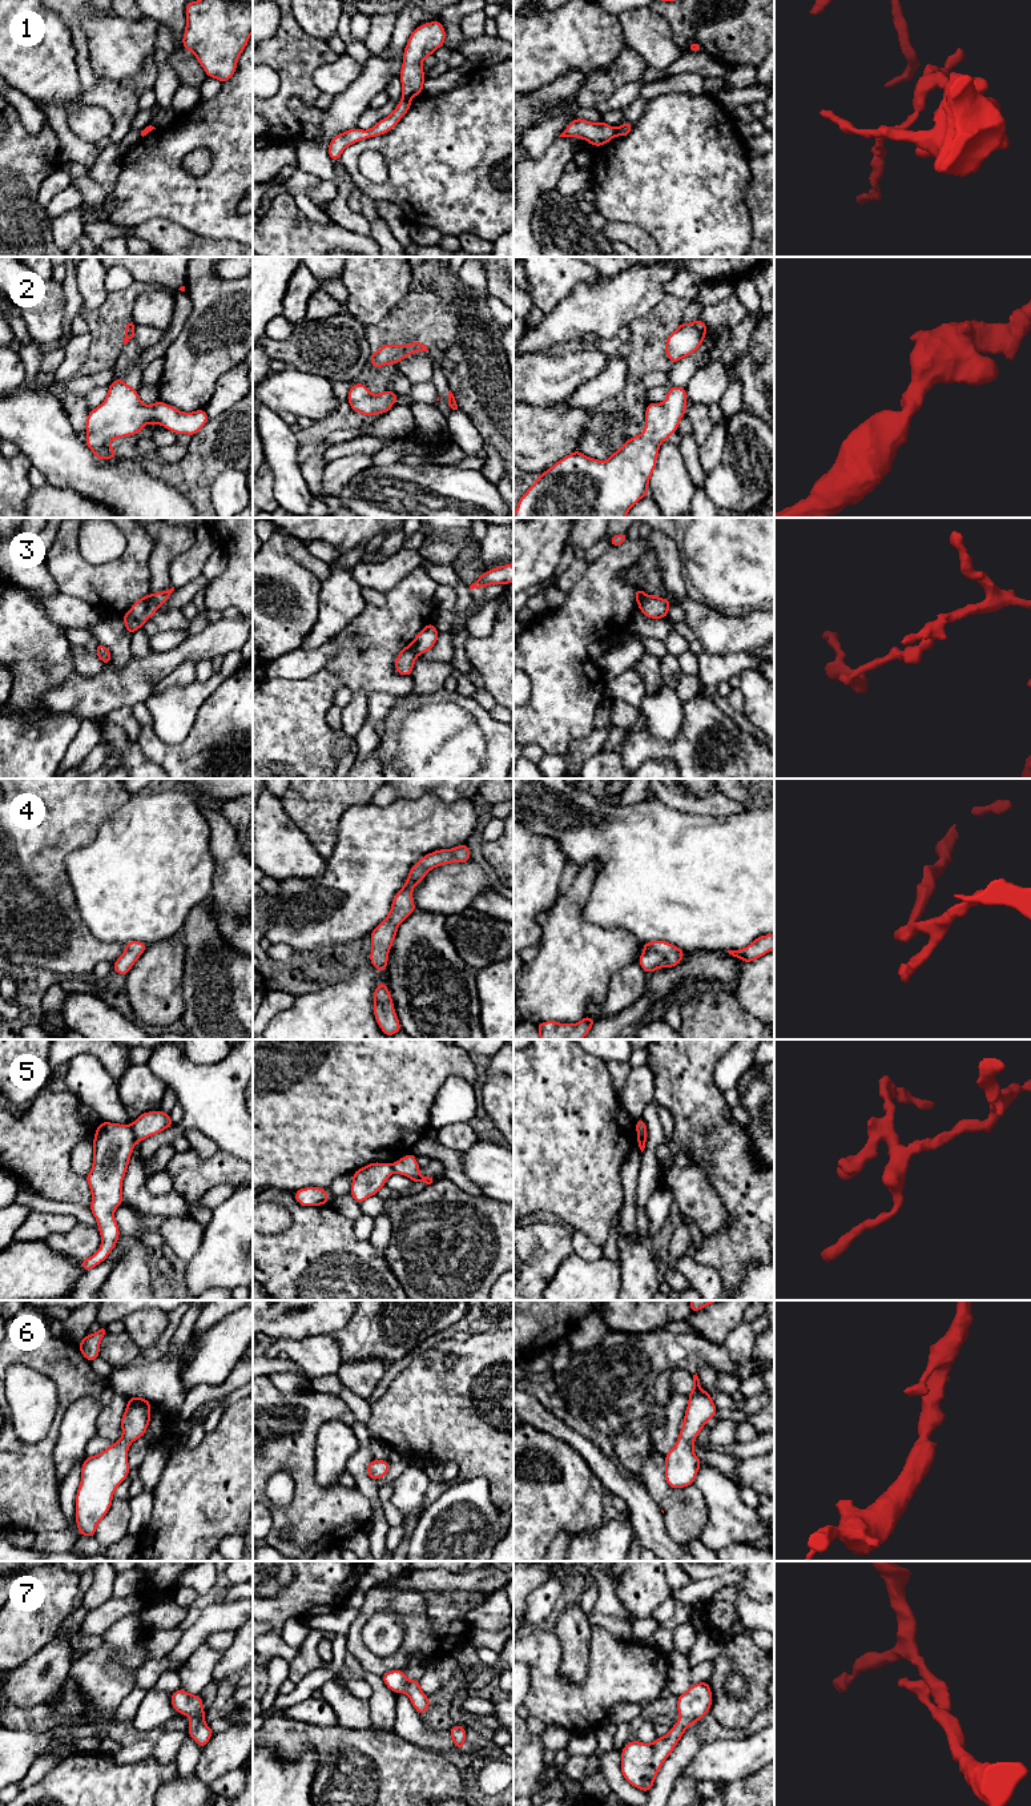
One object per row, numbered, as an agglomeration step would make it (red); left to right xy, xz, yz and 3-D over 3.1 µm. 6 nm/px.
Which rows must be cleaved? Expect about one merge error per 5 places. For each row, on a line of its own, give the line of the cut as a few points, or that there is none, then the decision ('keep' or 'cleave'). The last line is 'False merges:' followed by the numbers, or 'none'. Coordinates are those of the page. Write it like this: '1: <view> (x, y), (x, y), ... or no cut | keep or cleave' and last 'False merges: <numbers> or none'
1: xz (403, 96), (409, 99) | cleave
2: no cut | keep
3: xy (149, 594), (158, 606) | cleave
4: no cut | keep
5: xy (129, 1126), (136, 1139) | cleave
6: no cut | keep
7: no cut | keep
False merges: 1, 3, 5

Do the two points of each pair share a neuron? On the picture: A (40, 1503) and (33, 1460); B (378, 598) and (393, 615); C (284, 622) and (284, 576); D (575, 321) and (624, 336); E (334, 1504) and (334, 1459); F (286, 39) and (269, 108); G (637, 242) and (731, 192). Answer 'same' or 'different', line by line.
A: same
B: different
C: same
D: different
E: different
F: same
G: different

